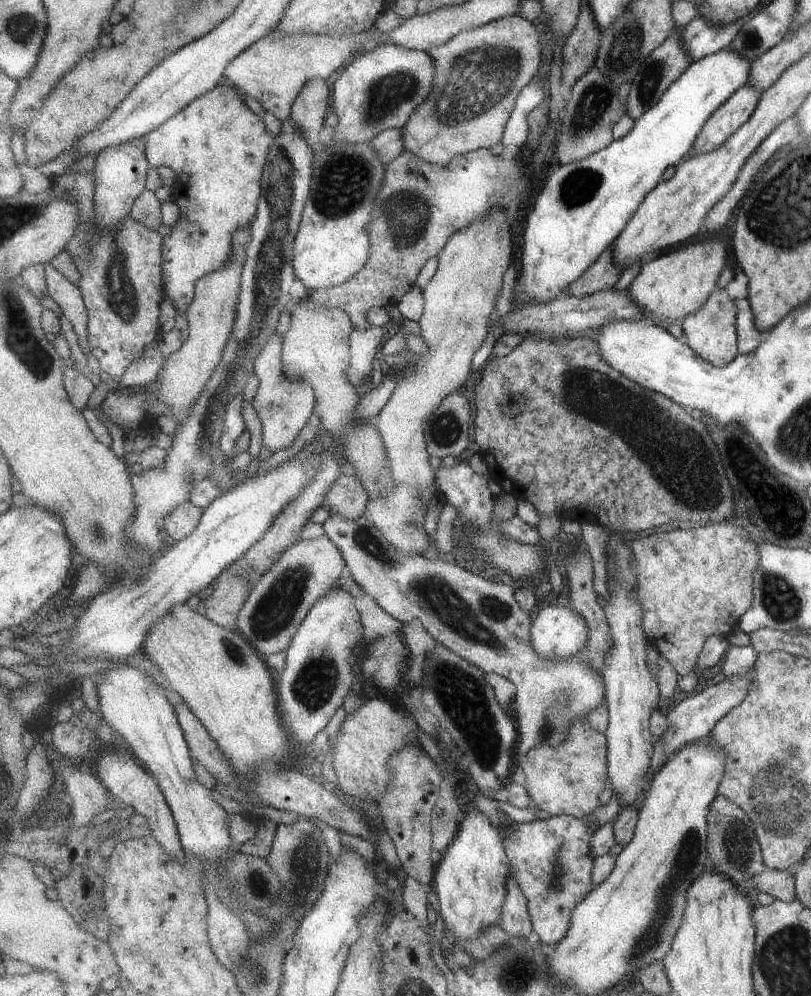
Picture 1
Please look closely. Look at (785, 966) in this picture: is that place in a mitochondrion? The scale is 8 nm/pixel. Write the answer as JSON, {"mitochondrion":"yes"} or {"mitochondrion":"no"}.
{"mitochondrion":"yes"}

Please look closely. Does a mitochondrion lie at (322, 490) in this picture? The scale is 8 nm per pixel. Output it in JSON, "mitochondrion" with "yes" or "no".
{"mitochondrion":"no"}

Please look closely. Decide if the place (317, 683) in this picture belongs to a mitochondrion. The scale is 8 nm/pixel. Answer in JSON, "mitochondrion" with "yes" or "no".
{"mitochondrion":"yes"}

